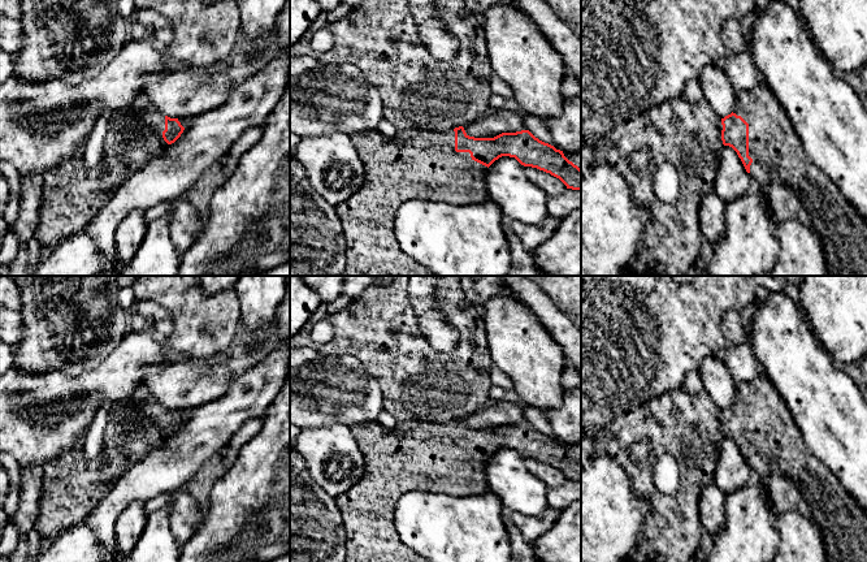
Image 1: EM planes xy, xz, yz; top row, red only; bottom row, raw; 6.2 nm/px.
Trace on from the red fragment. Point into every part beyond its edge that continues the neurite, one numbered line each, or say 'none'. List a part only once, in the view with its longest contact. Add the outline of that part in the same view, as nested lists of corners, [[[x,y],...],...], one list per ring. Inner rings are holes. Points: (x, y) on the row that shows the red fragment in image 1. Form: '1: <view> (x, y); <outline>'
1: yz (777, 155); [[[766,82],[750,91],[737,92],[733,113],[749,124],[749,156],[753,159],[750,177],[755,186],[783,182],[790,186],[803,200],[811,213],[810,226],[820,237],[827,254],[827,267],[831,276],[867,276],[867,220],[842,196],[832,180],[805,154],[793,125]]]

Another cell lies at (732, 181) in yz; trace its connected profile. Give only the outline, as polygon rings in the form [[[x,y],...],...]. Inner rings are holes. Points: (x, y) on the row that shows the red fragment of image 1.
[[[723,146],[714,183],[715,194],[725,203],[731,203],[745,195],[753,185],[737,152],[729,146]]]

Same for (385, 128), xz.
[[[382,118],[376,129],[380,134],[385,135],[385,137],[395,137],[398,130],[396,127],[387,121],[386,118]]]

